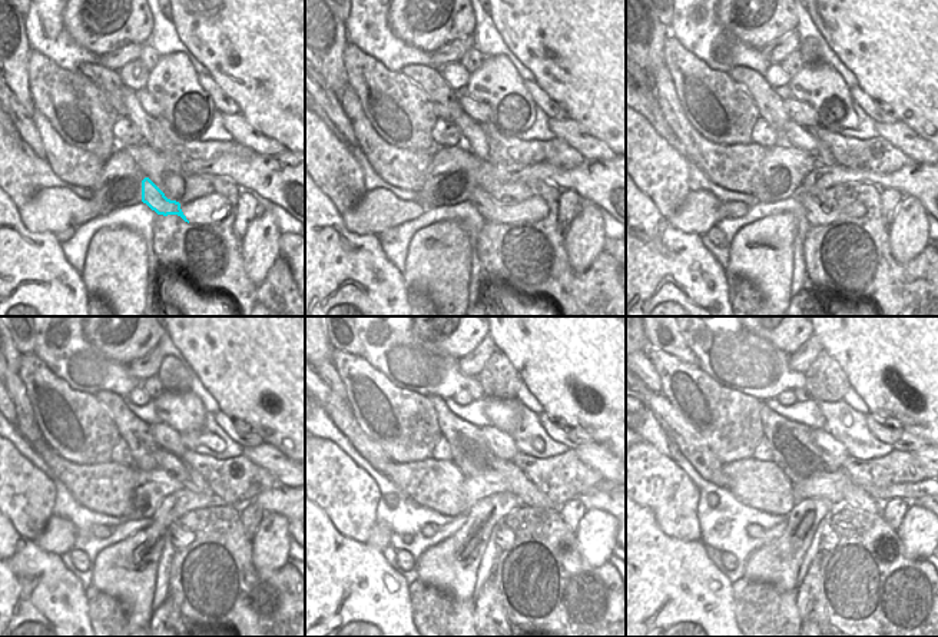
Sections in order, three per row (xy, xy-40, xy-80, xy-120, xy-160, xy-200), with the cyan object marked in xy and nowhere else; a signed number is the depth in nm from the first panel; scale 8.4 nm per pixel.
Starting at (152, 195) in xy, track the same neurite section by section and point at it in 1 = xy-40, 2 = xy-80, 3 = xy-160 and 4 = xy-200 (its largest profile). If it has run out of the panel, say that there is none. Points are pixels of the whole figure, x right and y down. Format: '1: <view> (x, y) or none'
1: xy-40 (490, 208)
2: xy-80 (814, 208)
3: xy-160 (504, 537)
4: xy-200 (829, 540)

